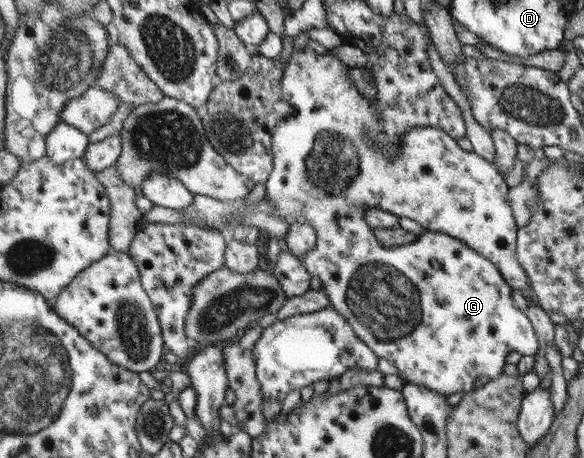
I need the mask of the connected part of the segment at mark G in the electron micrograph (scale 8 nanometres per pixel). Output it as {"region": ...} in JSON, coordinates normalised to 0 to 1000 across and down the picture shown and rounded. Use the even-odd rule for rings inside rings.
{"region":[[[522,98],[519,107],[502,107],[495,140],[483,164],[483,214],[493,225],[498,242],[474,266],[466,288],[466,328],[471,332],[471,369],[461,382],[454,400],[455,428],[461,441],[467,441],[467,472],[478,472],[493,487],[519,483],[529,487],[541,502],[541,537],[515,559],[515,579],[526,585],[529,600],[543,605],[550,614],[551,635],[567,653],[567,666],[608,718],[608,725],[644,773],[673,788],[683,814],[693,819],[695,836],[719,838],[735,854],[748,854],[762,867],[784,869],[791,860],[807,858],[817,845],[834,832],[848,832],[861,817],[865,784],[872,771],[885,766],[896,777],[913,777],[930,753],[918,729],[911,699],[902,681],[882,670],[877,633],[889,633],[909,648],[914,629],[906,609],[897,579],[884,552],[884,520],[889,511],[889,491],[884,489],[882,465],[877,461],[875,441],[870,434],[872,406],[848,356],[824,347],[813,332],[796,330],[767,288],[747,277],[707,277],[699,293],[687,303],[687,319],[676,338],[666,338],[656,330],[656,321],[646,308],[646,288],[652,284],[652,247],[646,225],[625,214],[603,186],[594,170],[596,142],[570,120],[568,114],[553,120],[543,118]],[[630,452],[647,452],[680,469],[680,474],[700,474],[714,487],[721,487],[726,504],[714,513],[714,522],[700,535],[687,535],[673,541],[656,539],[644,528],[639,498],[628,487],[627,461]]]}

